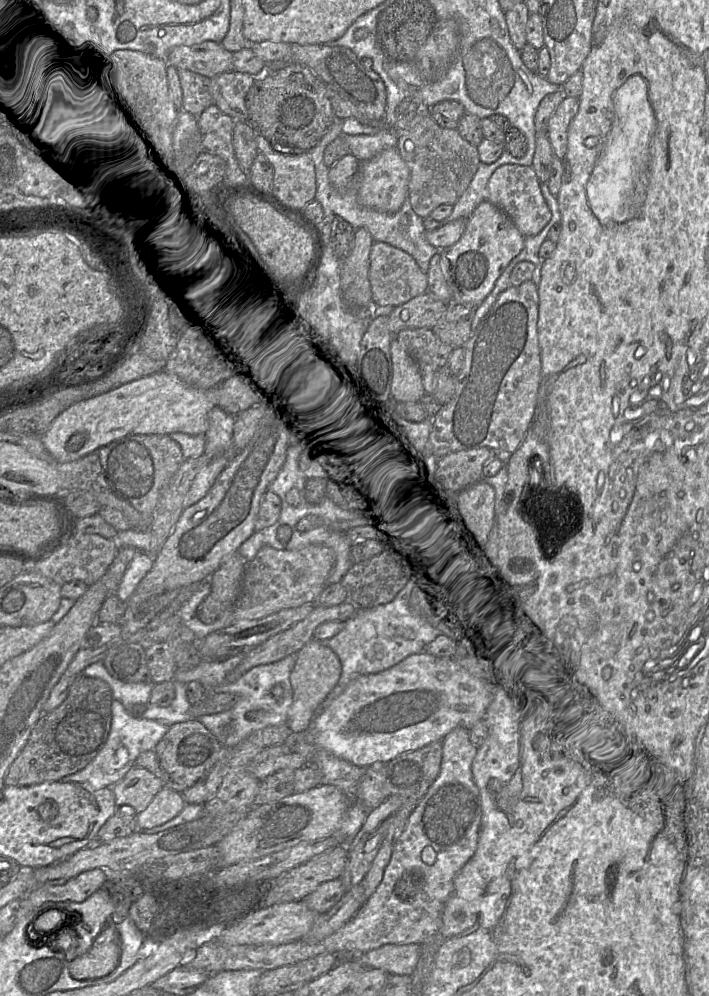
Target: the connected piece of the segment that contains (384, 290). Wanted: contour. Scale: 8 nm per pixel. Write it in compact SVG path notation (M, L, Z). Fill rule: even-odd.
M373 242L370 250L369 281L373 306L393 307L419 296L427 290L427 274L418 266L415 259L405 251L385 242Z

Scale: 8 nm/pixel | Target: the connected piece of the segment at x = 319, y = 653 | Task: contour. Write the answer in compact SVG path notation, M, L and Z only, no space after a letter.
M314 638L296 653L295 664L290 672L293 702L285 723L291 733L306 731L310 728L313 718L322 709L326 697L338 683L341 672L341 662L336 653Z

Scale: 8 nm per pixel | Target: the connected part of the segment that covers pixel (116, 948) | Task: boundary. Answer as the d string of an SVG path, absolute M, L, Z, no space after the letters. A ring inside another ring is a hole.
M105 927L91 949L70 963L69 971L78 980L96 979L111 973L119 964L120 945L113 927Z

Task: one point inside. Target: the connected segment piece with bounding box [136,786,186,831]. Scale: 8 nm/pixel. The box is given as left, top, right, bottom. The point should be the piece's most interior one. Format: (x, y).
(167, 803)

